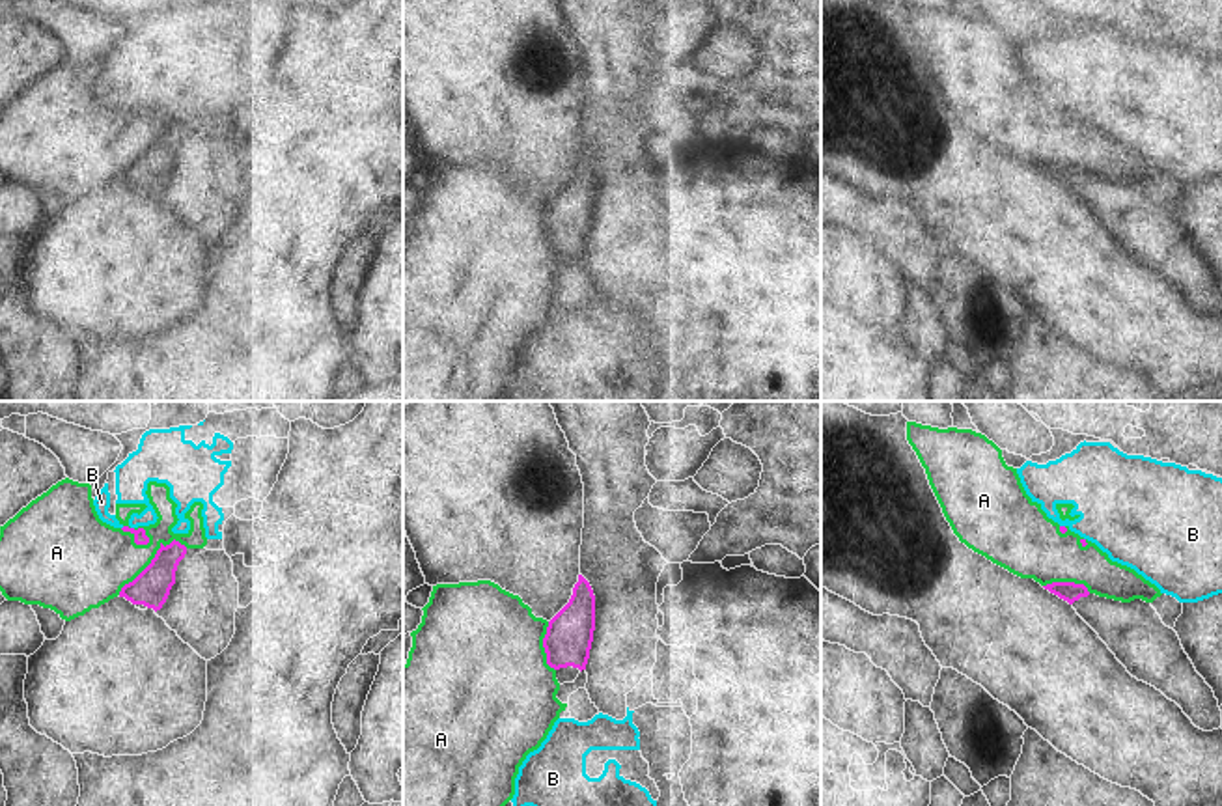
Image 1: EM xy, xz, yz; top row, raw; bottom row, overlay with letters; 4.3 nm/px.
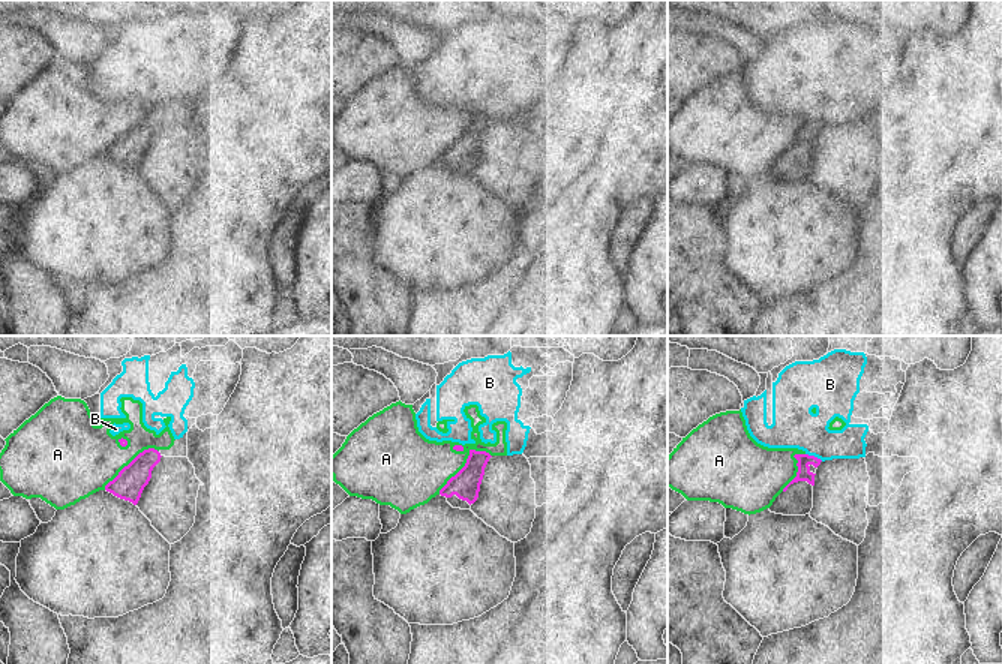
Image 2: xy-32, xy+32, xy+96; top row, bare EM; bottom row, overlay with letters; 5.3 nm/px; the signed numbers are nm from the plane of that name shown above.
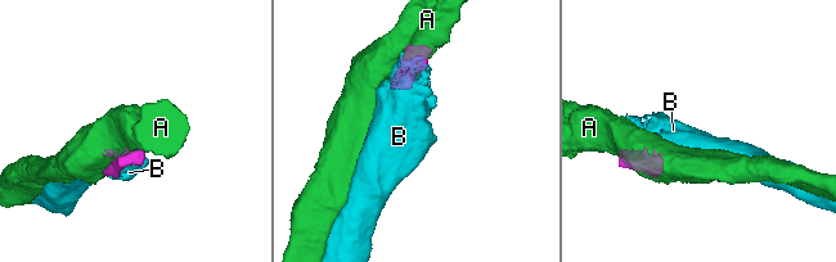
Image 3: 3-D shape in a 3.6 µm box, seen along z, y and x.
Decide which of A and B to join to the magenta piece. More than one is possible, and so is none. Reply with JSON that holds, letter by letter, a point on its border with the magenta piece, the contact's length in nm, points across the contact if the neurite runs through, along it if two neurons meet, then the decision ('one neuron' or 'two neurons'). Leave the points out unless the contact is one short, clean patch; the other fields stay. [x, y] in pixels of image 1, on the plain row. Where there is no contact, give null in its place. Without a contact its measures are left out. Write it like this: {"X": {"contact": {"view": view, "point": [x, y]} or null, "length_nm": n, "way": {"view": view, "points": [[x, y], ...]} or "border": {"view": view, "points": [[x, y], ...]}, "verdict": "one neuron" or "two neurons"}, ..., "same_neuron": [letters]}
{"A": {"contact": {"view": "xy", "point": [153, 140]}, "length_nm": 360, "verdict": "two neurons"}, "B": {"contact": {"view": "yz", "point": [1062, 109]}, "length_nm": 30, "border": {"view": "yz", "points": [[1060, 107], [1064, 109]]}, "verdict": "two neurons"}, "same_neuron": []}

